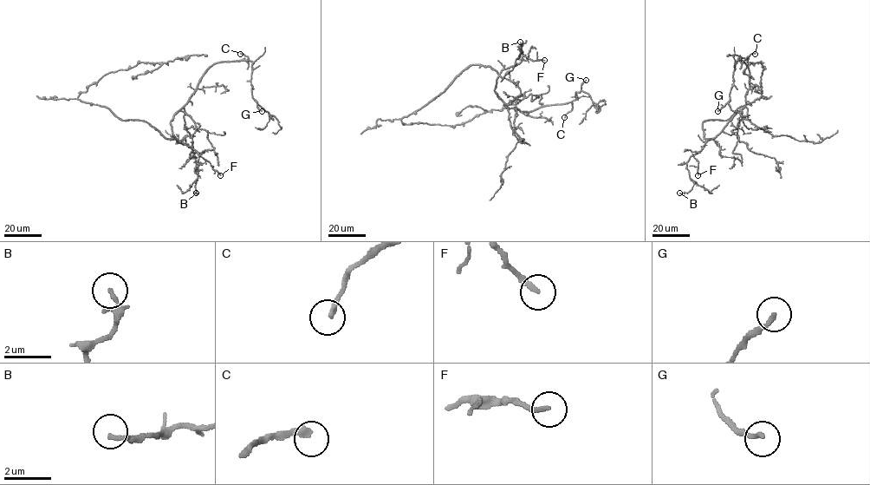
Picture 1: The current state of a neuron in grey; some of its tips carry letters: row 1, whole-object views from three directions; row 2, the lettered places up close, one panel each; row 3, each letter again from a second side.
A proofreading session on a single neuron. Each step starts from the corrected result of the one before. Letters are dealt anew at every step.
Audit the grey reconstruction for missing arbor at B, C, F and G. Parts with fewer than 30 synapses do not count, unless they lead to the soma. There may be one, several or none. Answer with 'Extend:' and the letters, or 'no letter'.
Extend: C

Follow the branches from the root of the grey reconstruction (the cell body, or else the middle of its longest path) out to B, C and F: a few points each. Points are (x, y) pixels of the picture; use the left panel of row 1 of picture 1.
B: (159, 132), (166, 138), (175, 139), (191, 147), (198, 154), (196, 193)
C: (159, 132), (166, 138), (174, 138), (171, 121), (201, 76), (218, 62), (248, 62), (248, 57), (240, 54)
F: (159, 132), (166, 138), (175, 139), (191, 147), (220, 175)

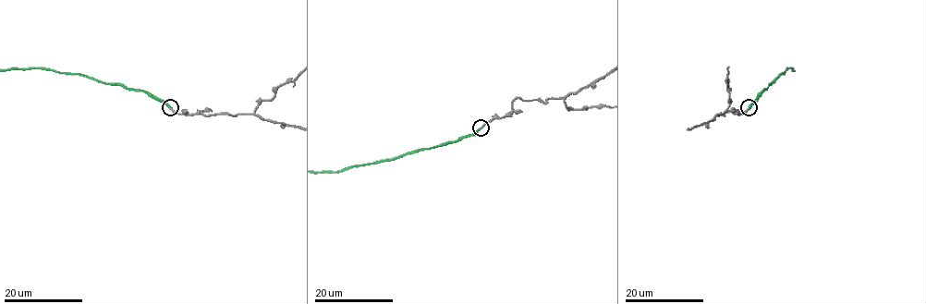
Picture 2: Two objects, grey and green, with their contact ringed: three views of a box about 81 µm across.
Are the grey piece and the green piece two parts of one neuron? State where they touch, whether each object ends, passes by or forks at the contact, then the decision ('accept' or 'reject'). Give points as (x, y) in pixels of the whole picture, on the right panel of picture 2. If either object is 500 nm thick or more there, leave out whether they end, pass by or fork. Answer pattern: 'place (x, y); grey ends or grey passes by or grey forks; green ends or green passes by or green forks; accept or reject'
place (749, 107); grey ends; green ends; reject

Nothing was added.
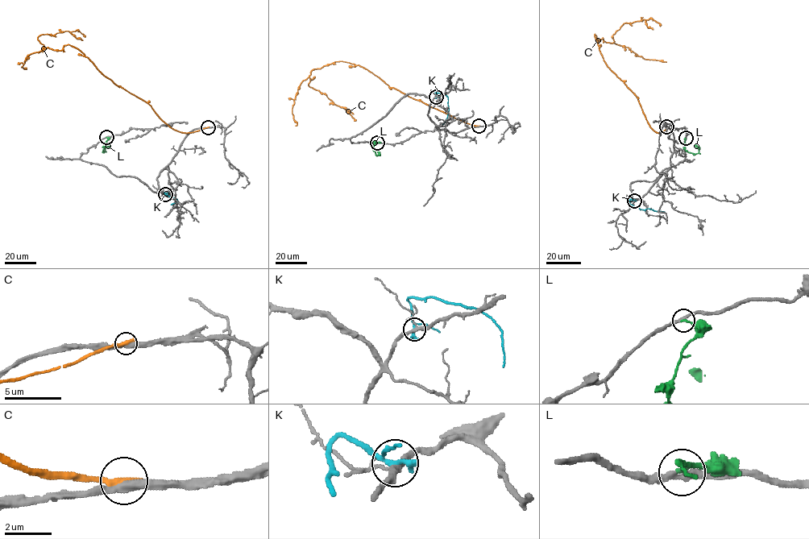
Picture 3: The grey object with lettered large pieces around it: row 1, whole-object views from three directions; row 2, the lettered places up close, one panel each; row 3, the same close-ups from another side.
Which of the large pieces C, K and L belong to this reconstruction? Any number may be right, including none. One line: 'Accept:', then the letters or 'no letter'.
Accept: L

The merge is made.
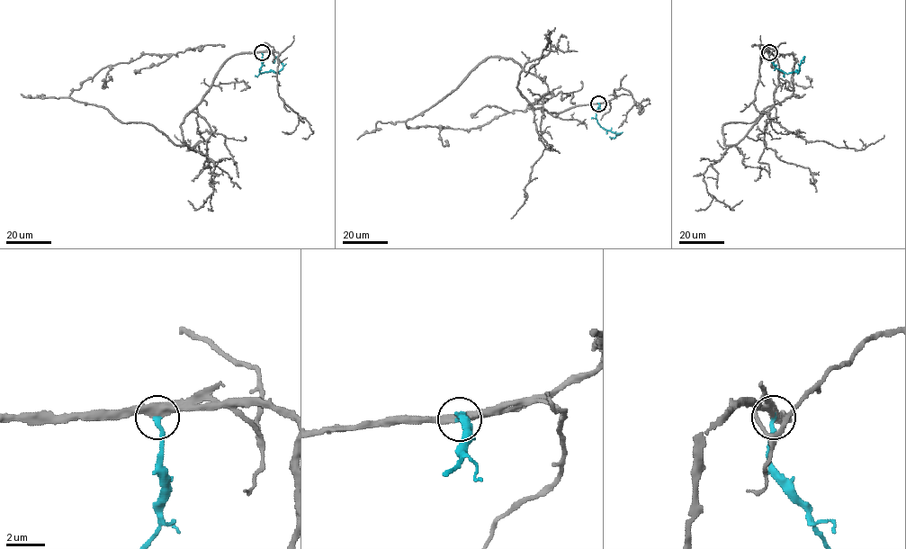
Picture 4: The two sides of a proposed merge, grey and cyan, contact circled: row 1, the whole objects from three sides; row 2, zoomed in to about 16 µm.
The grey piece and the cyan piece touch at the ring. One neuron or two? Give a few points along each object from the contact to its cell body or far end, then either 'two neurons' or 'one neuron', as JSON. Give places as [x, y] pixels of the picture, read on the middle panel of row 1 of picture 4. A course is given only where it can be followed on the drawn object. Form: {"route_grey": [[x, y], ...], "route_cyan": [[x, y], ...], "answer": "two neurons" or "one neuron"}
{"route_grey": [[598, 103], [560, 112], [535, 108], [517, 87], [518, 63], [489, 57], [406, 125], [477, 128], [560, 86]], "route_cyan": [[598, 103], [597, 123], [620, 134], [609, 137]], "answer": "one neuron"}

